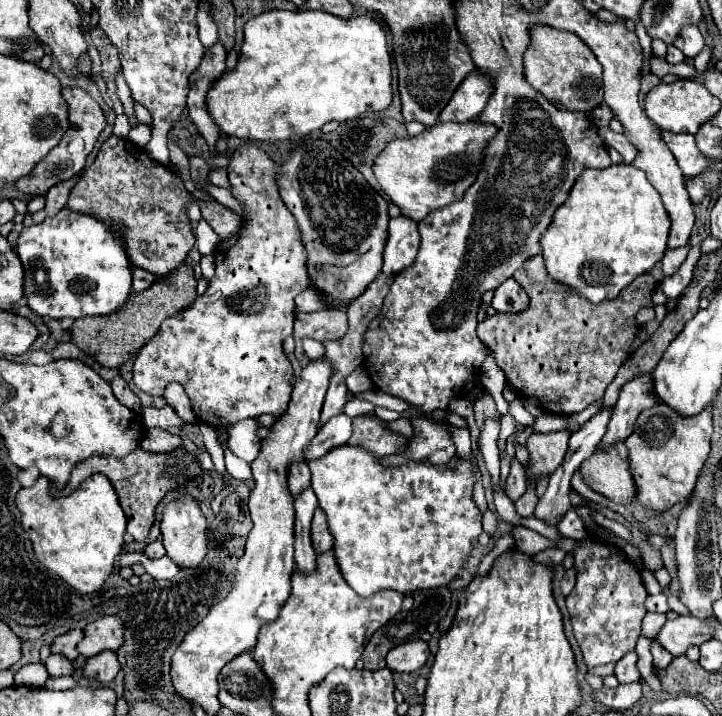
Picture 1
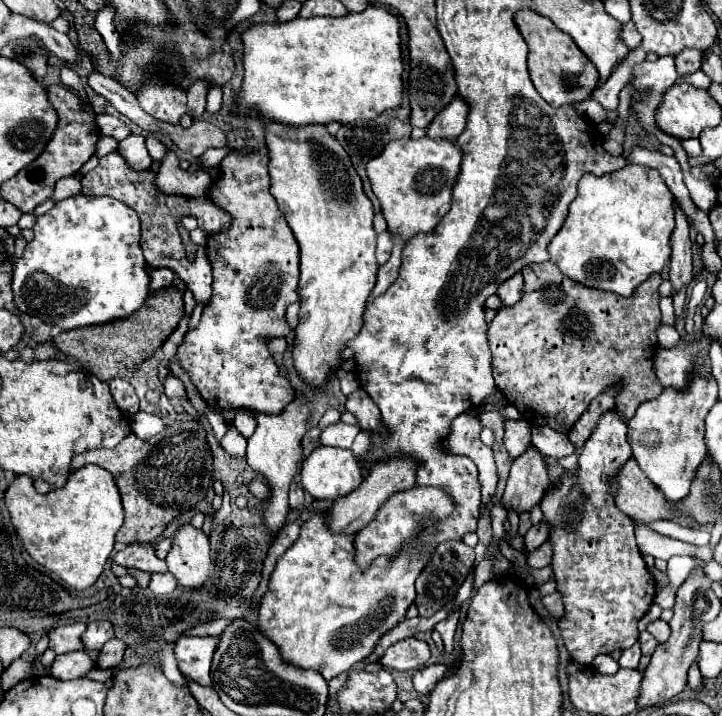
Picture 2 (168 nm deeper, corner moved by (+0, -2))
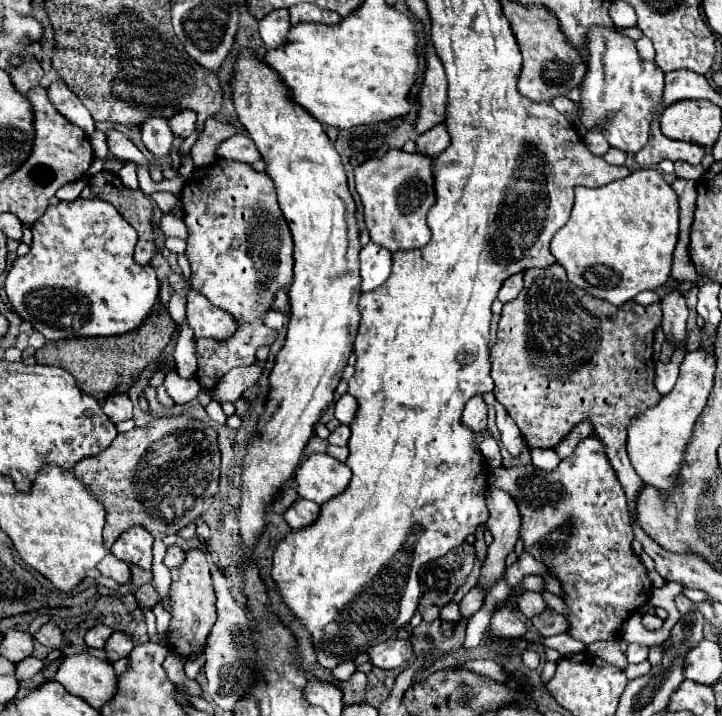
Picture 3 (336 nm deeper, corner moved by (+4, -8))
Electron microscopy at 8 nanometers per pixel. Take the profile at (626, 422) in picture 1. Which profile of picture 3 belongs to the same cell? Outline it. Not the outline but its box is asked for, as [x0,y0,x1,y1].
[488,436,652,644]

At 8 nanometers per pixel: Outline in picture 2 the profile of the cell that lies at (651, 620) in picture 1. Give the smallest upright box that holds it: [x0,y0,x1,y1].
[638,632,658,654]

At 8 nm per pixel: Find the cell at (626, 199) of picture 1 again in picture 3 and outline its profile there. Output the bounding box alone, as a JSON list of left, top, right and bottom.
[550,168,678,306]

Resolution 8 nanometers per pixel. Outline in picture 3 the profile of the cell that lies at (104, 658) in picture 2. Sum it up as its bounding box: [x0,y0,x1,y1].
[104,632,134,662]

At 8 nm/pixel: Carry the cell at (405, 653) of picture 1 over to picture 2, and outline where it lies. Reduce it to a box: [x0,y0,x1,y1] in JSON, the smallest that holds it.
[380,638,430,670]

